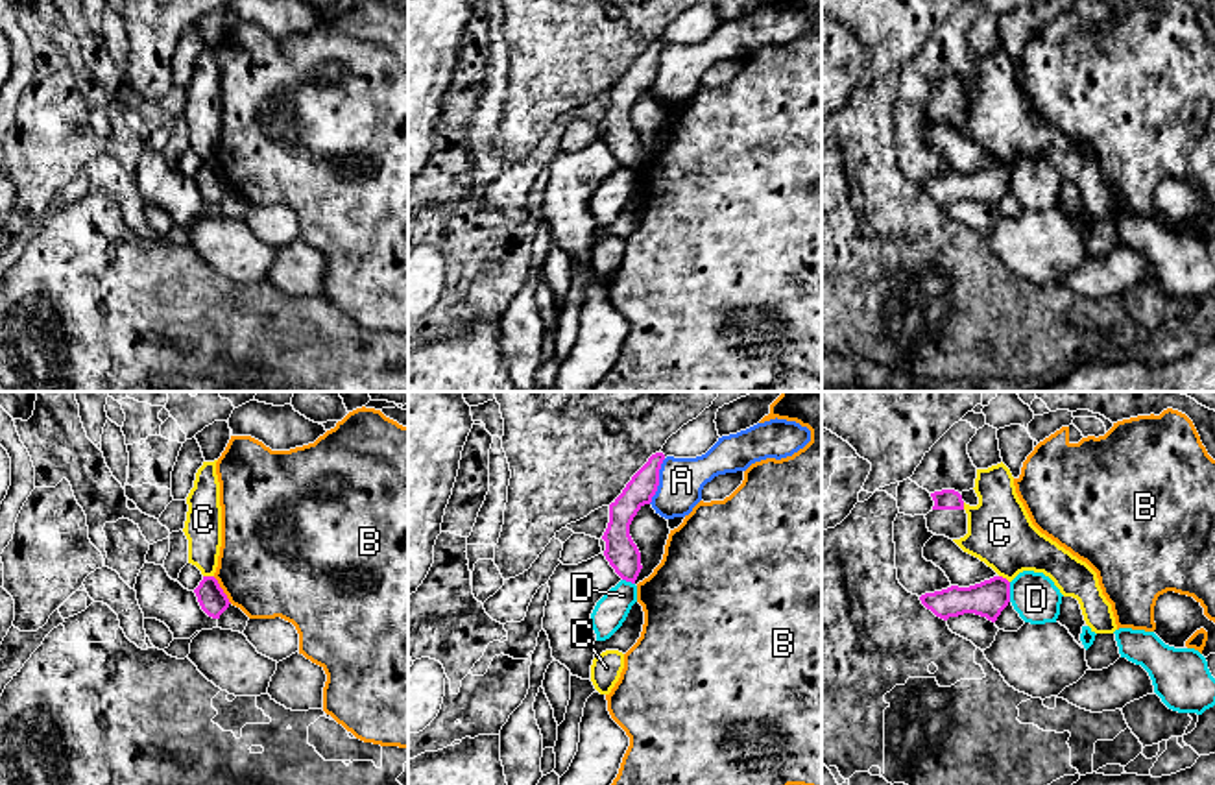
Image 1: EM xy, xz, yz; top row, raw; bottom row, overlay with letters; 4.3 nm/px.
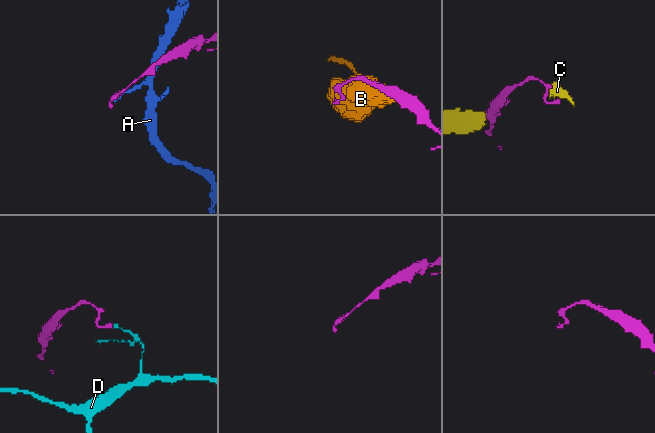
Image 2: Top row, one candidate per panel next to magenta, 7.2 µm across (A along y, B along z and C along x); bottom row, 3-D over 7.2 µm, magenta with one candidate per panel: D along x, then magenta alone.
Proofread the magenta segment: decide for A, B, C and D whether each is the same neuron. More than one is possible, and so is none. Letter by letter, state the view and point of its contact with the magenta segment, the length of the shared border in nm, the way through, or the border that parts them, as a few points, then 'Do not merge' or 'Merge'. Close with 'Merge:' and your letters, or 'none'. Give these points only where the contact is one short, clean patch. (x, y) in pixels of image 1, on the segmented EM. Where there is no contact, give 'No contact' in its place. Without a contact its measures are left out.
A: Touches magenta at xz (658, 481). Shared border 220 nm. Boundary: xz (665, 458), (660, 470), (658, 490), (649, 503). Do not merge
B: Touches magenta at xy (222, 590). Shared border 150 nm. Do not merge
C: Touches magenta at xy (209, 577). Shared border 50 nm. Do not merge
D: Touches magenta at yz (1009, 591). Shared border 90 nm. Do not merge
Merge: none

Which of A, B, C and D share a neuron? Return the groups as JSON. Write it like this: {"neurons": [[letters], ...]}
{"neurons": [["A", "C"], ["B"], ["D"]]}

